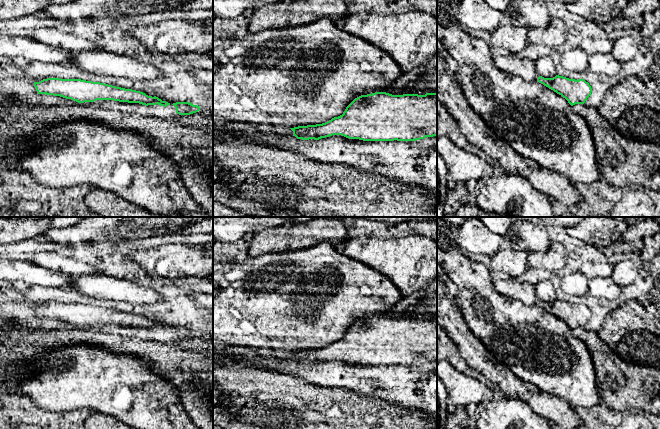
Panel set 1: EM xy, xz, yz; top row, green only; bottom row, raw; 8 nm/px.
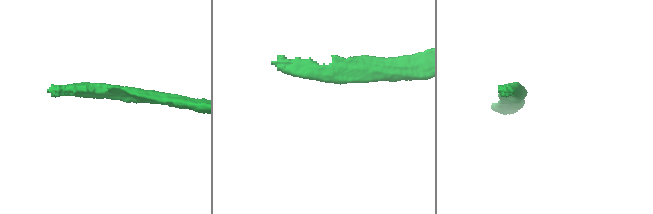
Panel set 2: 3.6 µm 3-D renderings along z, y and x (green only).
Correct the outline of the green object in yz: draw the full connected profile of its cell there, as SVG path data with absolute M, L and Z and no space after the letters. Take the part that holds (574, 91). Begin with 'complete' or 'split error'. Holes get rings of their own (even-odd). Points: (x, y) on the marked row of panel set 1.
complete; M559 75L553 78L539 76L537 81L561 95L571 106L575 104L584 104L592 92L589 83L582 78L575 80Z

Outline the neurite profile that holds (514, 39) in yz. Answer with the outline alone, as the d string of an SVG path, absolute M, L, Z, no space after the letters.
M502 23L491 33L492 48L505 49L516 54L529 43L528 31L525 27Z

